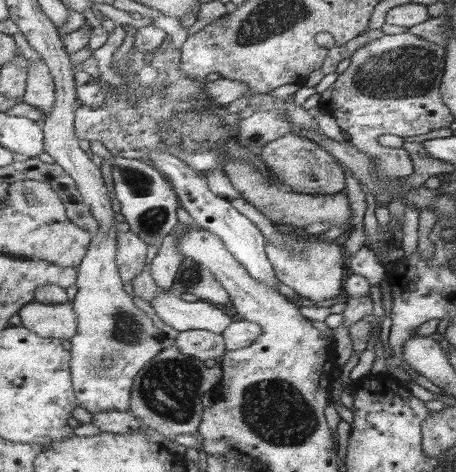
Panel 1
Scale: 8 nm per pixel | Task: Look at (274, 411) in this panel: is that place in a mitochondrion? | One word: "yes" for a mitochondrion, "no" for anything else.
yes

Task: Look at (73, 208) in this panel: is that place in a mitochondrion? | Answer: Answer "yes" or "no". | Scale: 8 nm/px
no

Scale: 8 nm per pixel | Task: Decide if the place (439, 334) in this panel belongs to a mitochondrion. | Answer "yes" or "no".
no

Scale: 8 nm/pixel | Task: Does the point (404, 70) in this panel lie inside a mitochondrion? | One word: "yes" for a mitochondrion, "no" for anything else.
yes

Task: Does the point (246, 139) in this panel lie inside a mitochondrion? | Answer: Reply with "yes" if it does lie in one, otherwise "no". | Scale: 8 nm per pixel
yes

